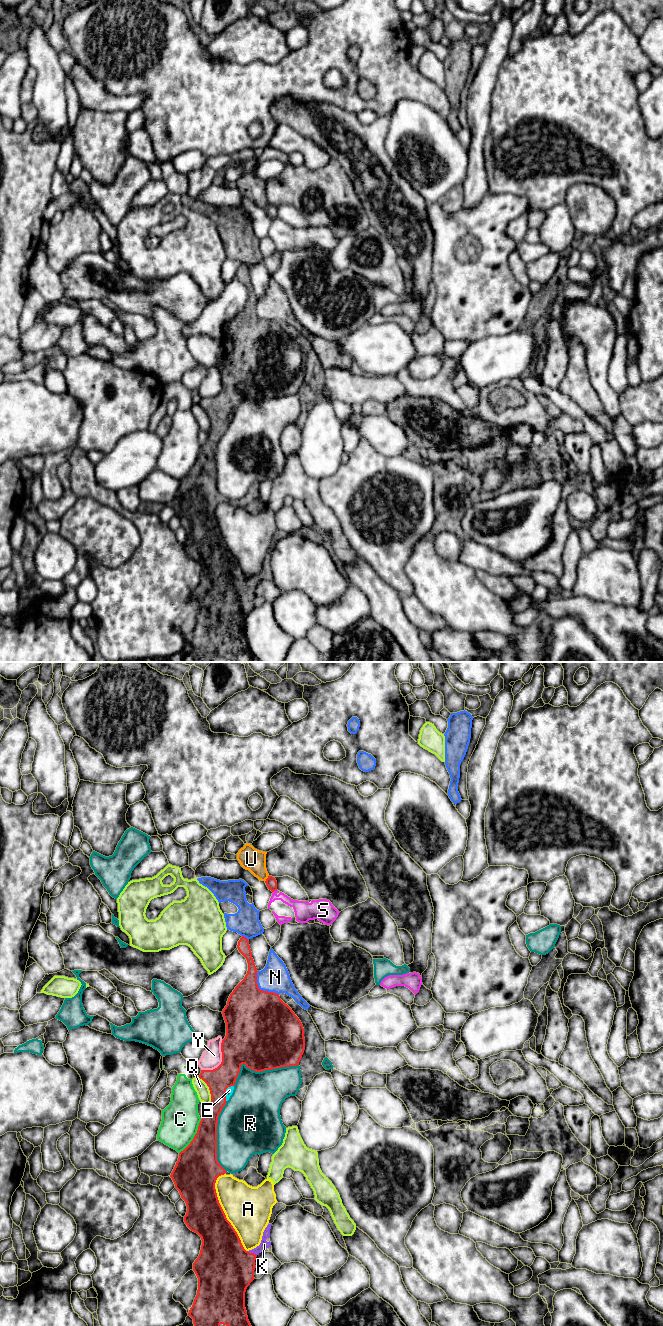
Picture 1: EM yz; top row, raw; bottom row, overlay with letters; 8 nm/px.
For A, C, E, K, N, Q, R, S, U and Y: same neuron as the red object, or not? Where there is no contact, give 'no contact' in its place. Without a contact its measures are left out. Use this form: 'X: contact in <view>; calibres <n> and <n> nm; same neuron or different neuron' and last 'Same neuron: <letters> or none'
A: contact in yz; calibres 300 and 360 nm; different neuron
C: contact in yz; calibres 340 and 300 nm; different neuron
E: contact in yz; calibres 190 and 60 nm; same neuron
K: contact in yz; calibres 440 and 70 nm; same neuron
N: contact in yz; calibres 500 and 220 nm; different neuron
Q: contact in yz; calibres 190 and 110 nm; different neuron
R: contact in yz; calibres 480 and 400 nm; different neuron
S: contact in yz; calibres 90 and 110 nm; different neuron
U: contact in yz; calibres 90 and 180 nm; same neuron
Y: contact in yz; calibres 340 and 160 nm; different neuron
Same neuron: E, K, U

